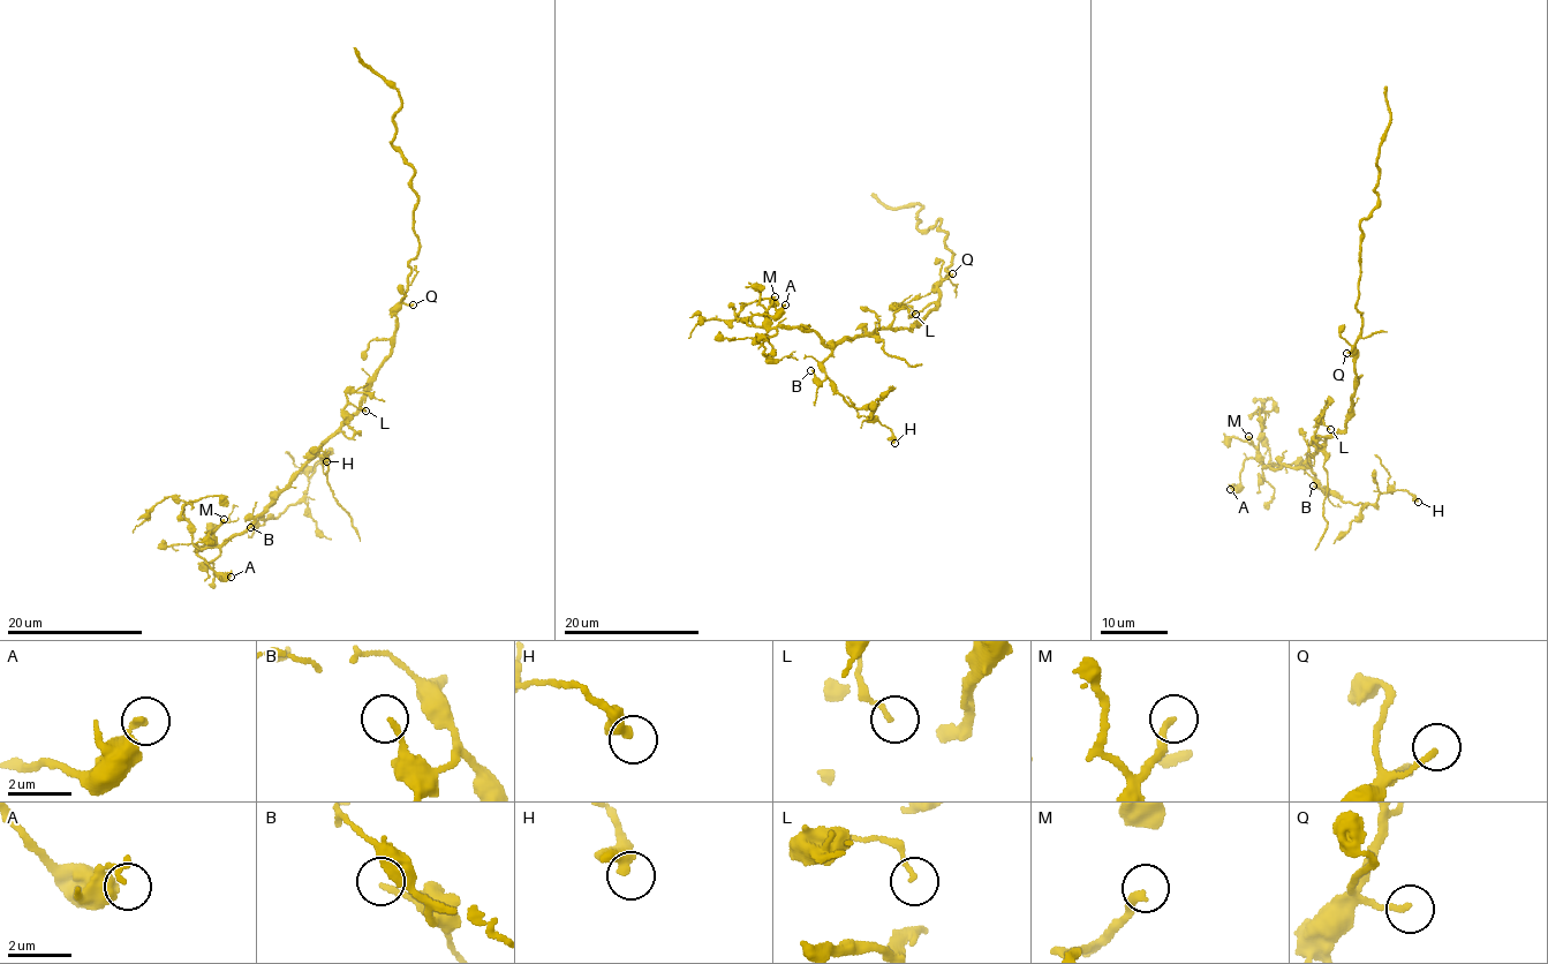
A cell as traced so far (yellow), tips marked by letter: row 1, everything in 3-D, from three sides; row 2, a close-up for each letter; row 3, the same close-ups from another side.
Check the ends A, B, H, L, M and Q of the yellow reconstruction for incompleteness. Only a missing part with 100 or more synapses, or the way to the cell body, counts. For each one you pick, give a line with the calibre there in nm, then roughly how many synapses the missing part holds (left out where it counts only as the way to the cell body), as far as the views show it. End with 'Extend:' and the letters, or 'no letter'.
M: 240 nm | 350 syn
Extend: M

